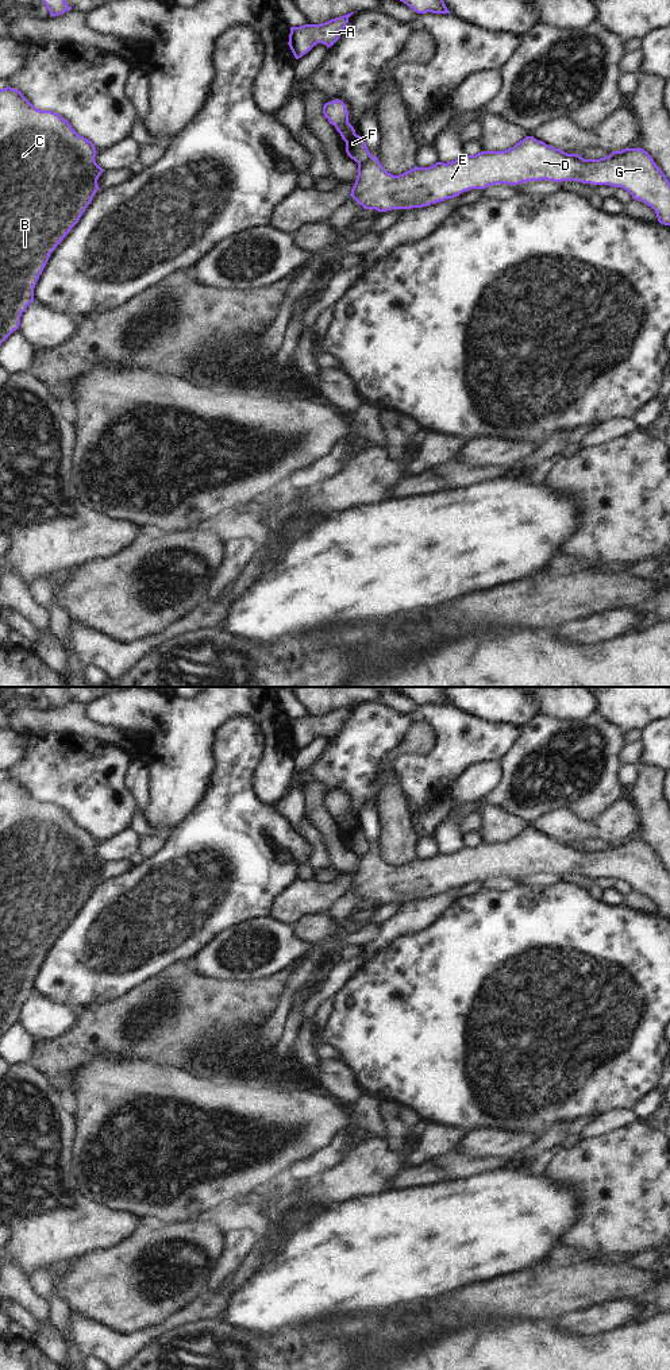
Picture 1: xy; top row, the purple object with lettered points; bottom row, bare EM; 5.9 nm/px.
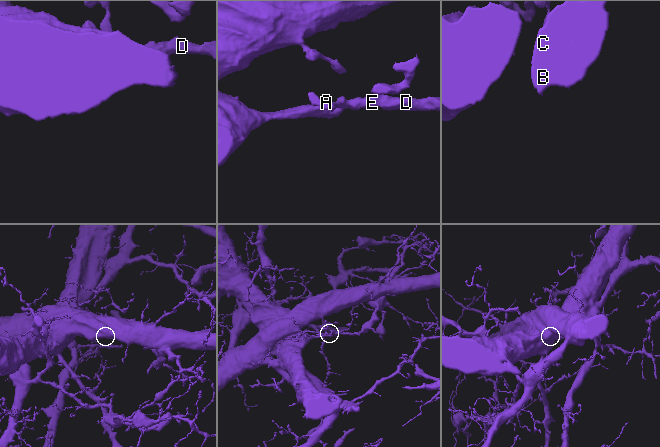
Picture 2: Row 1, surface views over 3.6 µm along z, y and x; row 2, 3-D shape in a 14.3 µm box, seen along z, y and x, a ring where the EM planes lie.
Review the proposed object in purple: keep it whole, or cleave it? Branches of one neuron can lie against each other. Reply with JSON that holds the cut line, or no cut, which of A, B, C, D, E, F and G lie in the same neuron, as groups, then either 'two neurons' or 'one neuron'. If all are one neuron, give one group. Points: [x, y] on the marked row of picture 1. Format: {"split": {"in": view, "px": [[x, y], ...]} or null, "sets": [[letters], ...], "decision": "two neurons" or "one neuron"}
{"split": {"in": "xy", "px": [[370, 155], [358, 165]]}, "sets": [["A", "F"], ["B", "C", "D", "E", "G"]], "decision": "two neurons"}

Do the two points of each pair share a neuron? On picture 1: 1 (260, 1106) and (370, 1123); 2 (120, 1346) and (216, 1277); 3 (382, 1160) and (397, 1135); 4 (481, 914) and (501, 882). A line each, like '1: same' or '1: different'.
1: same
2: different
3: different
4: different

